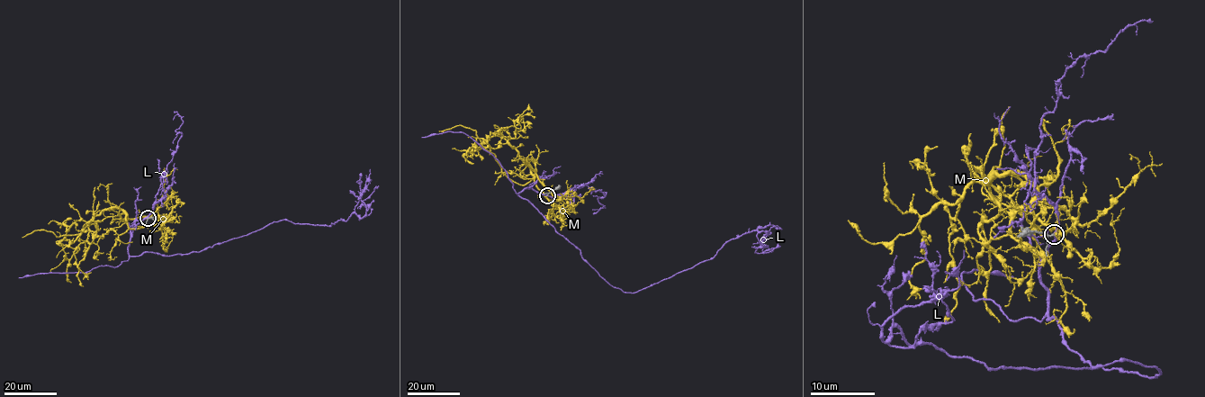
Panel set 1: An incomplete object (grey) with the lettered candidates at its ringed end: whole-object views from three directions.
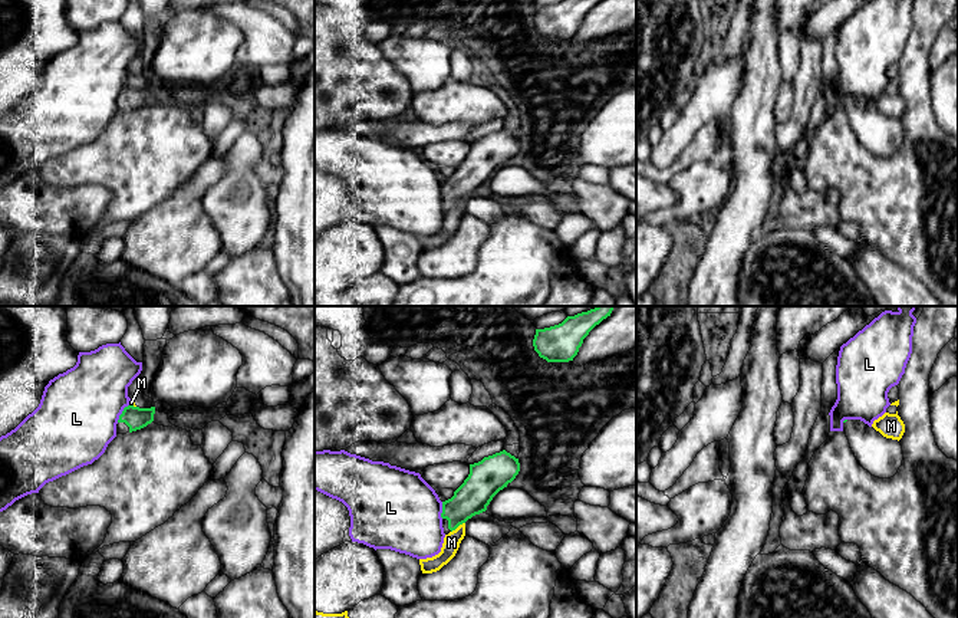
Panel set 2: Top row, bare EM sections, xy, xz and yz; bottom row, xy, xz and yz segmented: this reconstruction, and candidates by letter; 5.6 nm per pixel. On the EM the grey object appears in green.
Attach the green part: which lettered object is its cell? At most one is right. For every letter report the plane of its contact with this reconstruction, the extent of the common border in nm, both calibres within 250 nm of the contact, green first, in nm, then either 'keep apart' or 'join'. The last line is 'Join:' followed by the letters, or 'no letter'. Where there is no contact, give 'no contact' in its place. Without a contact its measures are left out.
L: meets green in xy; contact 120 nm long; 120 nm thick on the green side, 440 nm on the other; keep apart
M: meets green in xz; contact 100 nm long; 190 nm thick on the green side, 100 nm on the other; keep apart
Join: no letter

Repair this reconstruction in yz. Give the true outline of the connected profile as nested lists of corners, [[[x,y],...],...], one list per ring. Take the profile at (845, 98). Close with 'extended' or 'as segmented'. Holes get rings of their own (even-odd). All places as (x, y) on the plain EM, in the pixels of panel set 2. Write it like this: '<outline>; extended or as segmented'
[[[845,98],[843,109],[859,142],[879,157],[893,155],[902,144],[902,124],[860,98]]]; extended

